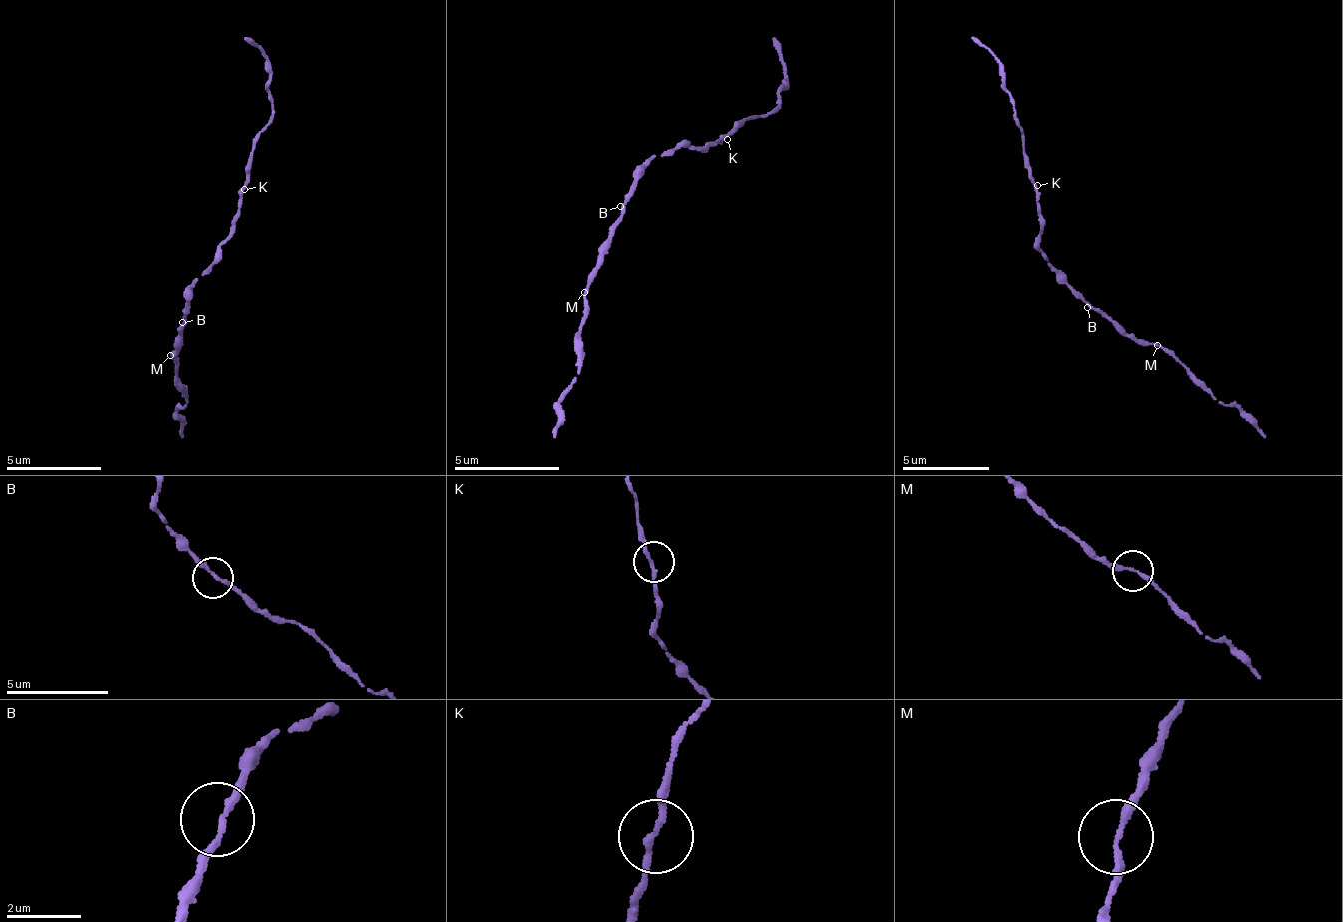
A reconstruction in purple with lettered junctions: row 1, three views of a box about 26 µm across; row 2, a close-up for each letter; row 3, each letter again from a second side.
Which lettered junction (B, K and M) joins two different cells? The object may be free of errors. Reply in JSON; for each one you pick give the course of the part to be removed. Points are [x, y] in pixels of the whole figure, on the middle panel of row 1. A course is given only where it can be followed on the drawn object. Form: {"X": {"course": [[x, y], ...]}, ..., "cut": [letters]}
{"cut": []}

